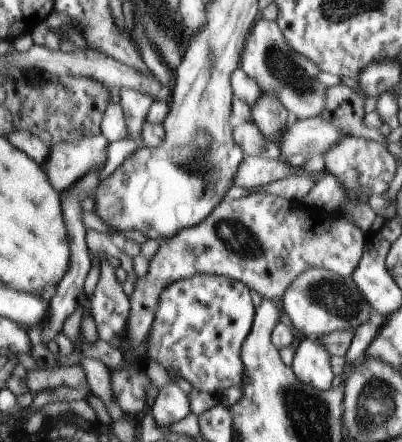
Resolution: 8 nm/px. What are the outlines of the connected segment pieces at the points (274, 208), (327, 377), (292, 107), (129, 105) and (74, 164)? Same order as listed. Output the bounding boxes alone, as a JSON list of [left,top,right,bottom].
[[119,193,363,351],[292,338,334,390],[240,19,326,120],[120,88,156,139],[40,133,109,194]]

